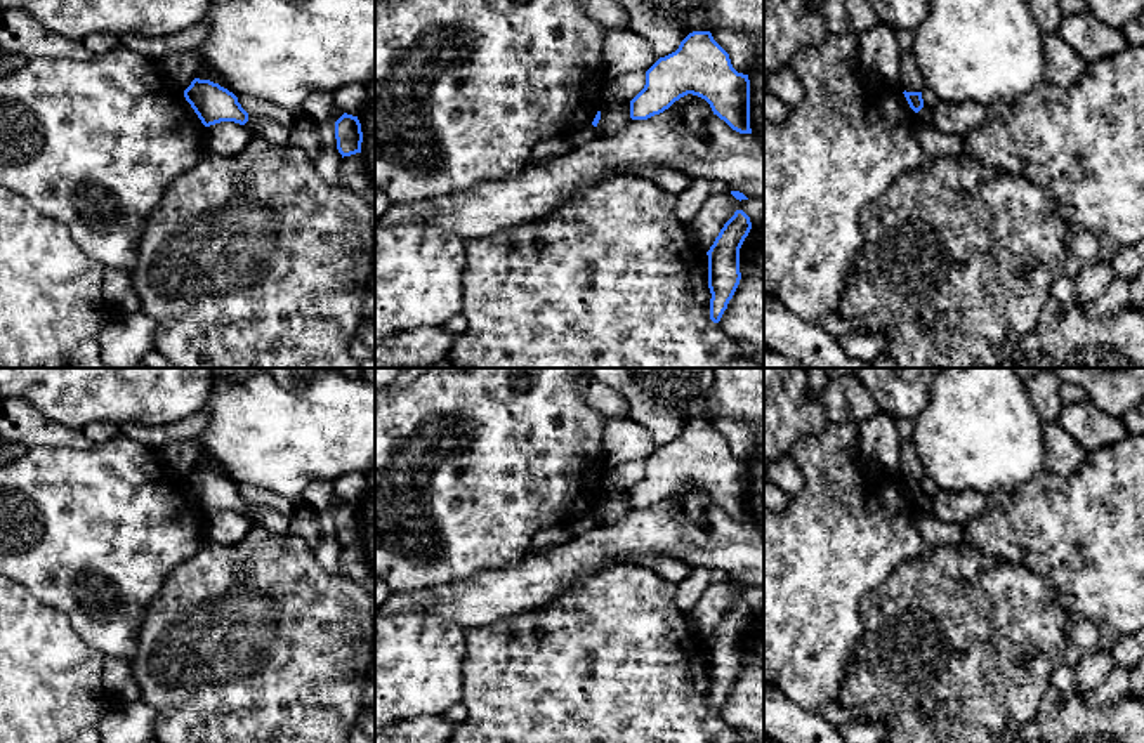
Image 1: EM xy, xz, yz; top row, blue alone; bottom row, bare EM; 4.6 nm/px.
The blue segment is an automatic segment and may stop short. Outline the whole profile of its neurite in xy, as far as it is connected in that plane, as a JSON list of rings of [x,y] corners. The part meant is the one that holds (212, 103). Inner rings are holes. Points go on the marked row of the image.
[[[194,78],[184,90],[184,97],[205,127],[220,122],[234,122],[240,125],[248,122],[248,113],[241,108],[238,97],[210,80]]]

